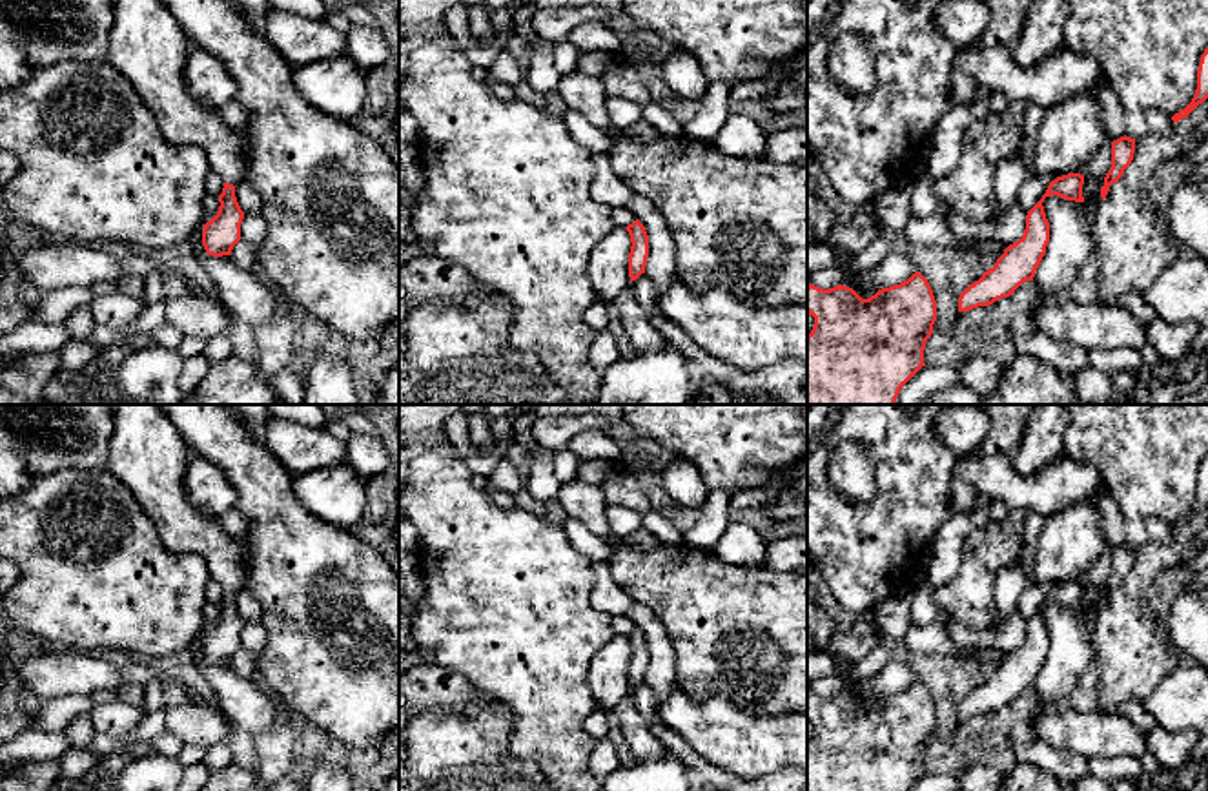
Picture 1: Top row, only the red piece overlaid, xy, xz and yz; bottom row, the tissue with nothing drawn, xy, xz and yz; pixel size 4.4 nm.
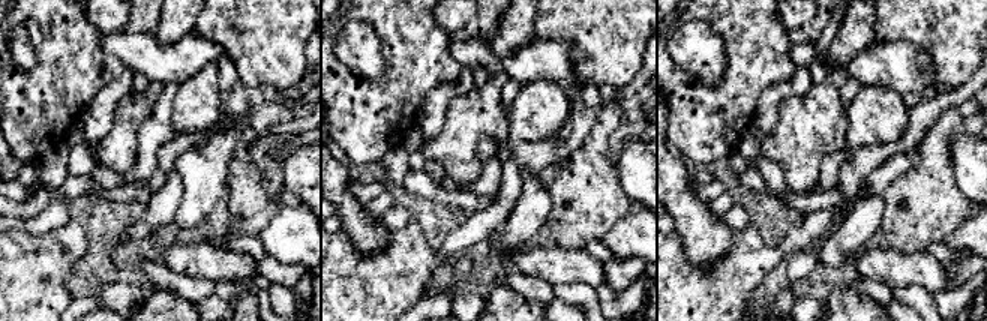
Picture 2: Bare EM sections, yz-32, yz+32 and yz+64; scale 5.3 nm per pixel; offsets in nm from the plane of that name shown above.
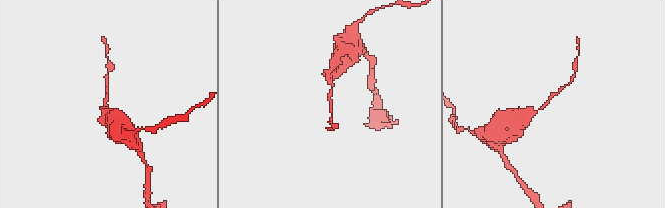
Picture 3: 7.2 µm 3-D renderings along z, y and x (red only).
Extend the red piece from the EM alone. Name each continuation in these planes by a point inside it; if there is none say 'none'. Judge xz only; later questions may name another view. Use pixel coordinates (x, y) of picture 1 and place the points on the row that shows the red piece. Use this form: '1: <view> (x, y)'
none

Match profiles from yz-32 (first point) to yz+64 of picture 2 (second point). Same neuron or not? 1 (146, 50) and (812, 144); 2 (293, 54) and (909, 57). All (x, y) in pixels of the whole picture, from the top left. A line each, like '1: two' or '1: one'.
1: two
2: two

